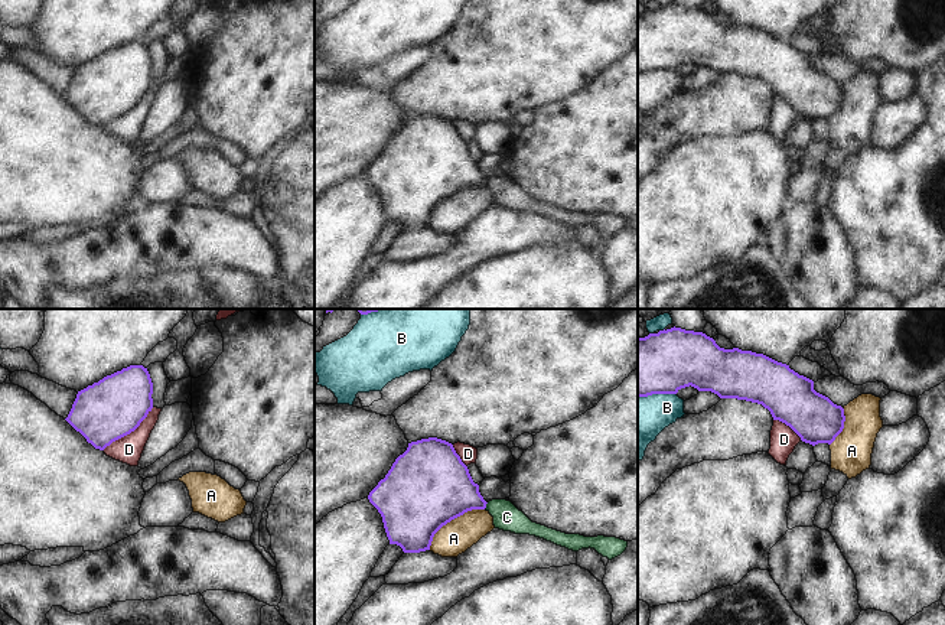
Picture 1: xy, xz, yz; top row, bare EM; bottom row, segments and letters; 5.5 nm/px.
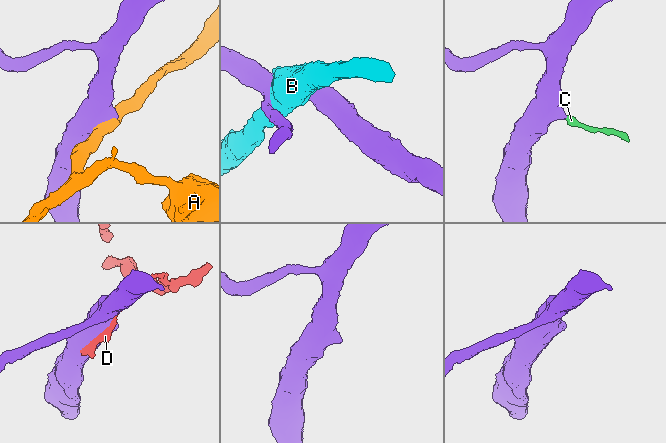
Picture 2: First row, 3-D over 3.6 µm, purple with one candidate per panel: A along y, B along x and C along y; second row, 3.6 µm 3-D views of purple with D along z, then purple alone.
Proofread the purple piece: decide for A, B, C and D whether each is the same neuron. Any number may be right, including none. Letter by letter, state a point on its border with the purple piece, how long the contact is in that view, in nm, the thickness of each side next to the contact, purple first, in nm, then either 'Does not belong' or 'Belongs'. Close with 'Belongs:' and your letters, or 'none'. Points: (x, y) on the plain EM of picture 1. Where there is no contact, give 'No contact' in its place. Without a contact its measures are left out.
A: Touches purple at xz (452, 195). Shared border 380 nm. Thickness 460 nm (purple) against 190 nm. Does not belong
B: Touches purple at yz (657, 70). Shared border 220 nm. Thickness 340 nm (purple) against 280 nm. Does not belong
C: Touches purple at xz (485, 182). Shared border 50 nm. Thickness 340 nm (purple) against 150 nm. Does not belong
D: Touches purple at xy (129, 110). Shared border 380 nm. Thickness 340 nm (purple) against 150 nm. Does not belong
Belongs: none.

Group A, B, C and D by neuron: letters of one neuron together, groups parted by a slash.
A / B / C / D

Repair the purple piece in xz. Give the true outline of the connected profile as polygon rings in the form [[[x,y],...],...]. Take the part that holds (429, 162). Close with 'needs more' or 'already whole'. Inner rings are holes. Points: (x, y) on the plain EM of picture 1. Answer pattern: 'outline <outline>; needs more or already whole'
outline [[[437,114],[408,120],[368,176],[382,193],[390,221],[400,222],[404,230],[430,227],[434,211],[443,202],[467,188],[485,186],[488,180],[453,121]]]; already whole

